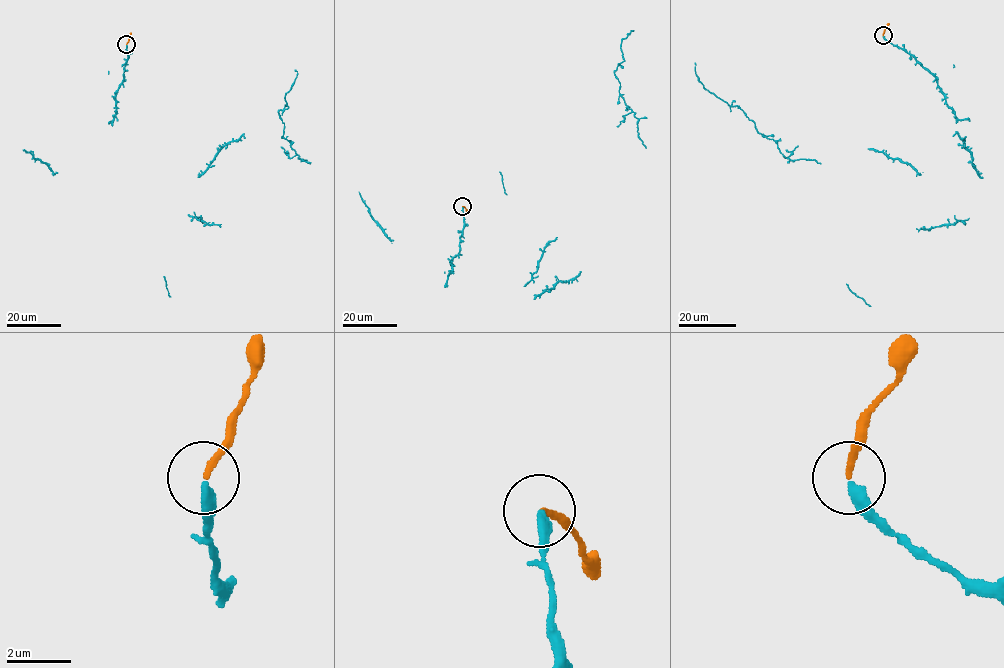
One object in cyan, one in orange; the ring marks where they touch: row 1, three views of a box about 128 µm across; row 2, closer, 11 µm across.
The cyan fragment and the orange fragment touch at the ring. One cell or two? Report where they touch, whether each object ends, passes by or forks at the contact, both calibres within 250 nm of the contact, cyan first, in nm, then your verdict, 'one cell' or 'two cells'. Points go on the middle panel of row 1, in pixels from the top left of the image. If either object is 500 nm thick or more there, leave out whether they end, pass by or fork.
(462, 206) | cyan ends | orange ends | 360/190 nm | one cell

